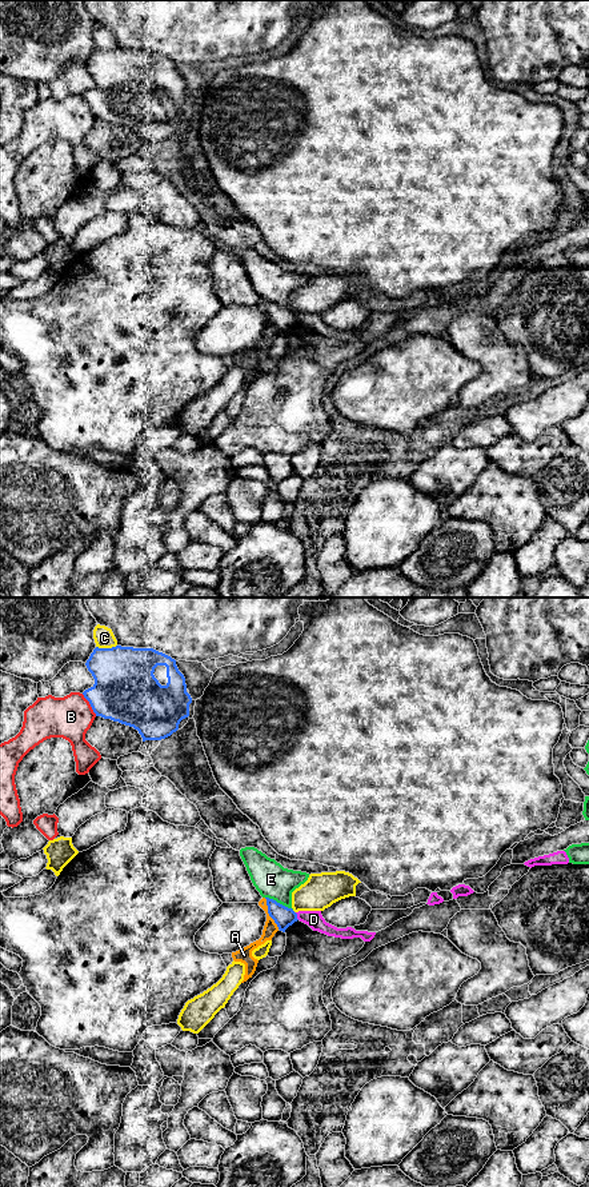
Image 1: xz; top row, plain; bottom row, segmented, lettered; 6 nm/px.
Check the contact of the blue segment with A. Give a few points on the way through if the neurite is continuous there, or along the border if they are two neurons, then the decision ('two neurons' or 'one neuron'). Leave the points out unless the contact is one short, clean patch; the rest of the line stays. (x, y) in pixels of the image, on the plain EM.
border along xz (264, 300), (268, 308), (268, 318), (279, 331); two neurons

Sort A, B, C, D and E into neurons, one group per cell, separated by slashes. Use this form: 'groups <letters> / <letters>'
groups A / B / C / D / E

